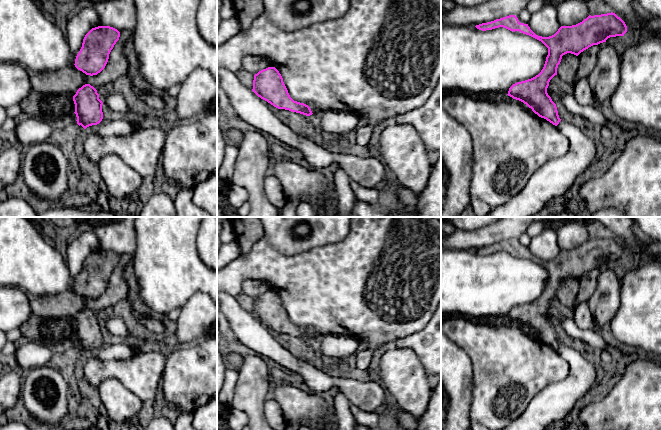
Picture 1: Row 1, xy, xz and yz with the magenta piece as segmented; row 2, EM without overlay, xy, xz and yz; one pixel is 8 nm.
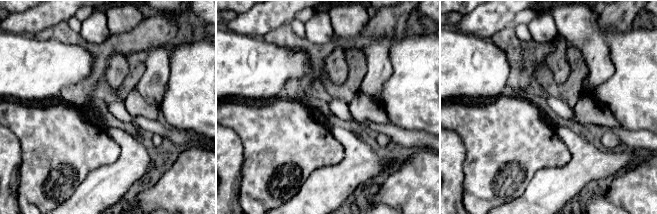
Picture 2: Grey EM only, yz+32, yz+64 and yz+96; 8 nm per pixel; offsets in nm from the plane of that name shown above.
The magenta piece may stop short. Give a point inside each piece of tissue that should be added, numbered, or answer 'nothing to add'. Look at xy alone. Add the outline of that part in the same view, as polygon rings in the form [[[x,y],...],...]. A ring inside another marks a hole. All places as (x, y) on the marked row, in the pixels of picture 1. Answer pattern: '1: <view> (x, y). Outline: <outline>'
nothing to add

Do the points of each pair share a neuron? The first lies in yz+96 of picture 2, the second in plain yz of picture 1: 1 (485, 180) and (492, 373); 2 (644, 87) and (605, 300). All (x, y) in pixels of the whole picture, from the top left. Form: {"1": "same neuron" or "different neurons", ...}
{"1": "same neuron", "2": "different neurons"}

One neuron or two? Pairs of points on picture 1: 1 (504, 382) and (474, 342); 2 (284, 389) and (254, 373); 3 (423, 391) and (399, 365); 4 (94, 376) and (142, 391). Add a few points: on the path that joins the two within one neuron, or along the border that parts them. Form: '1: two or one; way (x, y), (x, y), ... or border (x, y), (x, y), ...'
1: one; way (504, 372), (484, 352)
2: two; border (272, 382), (268, 395)
3: one; way (417, 385), (403, 371)
4: one; way (106, 372), (123, 372), (130, 379)

